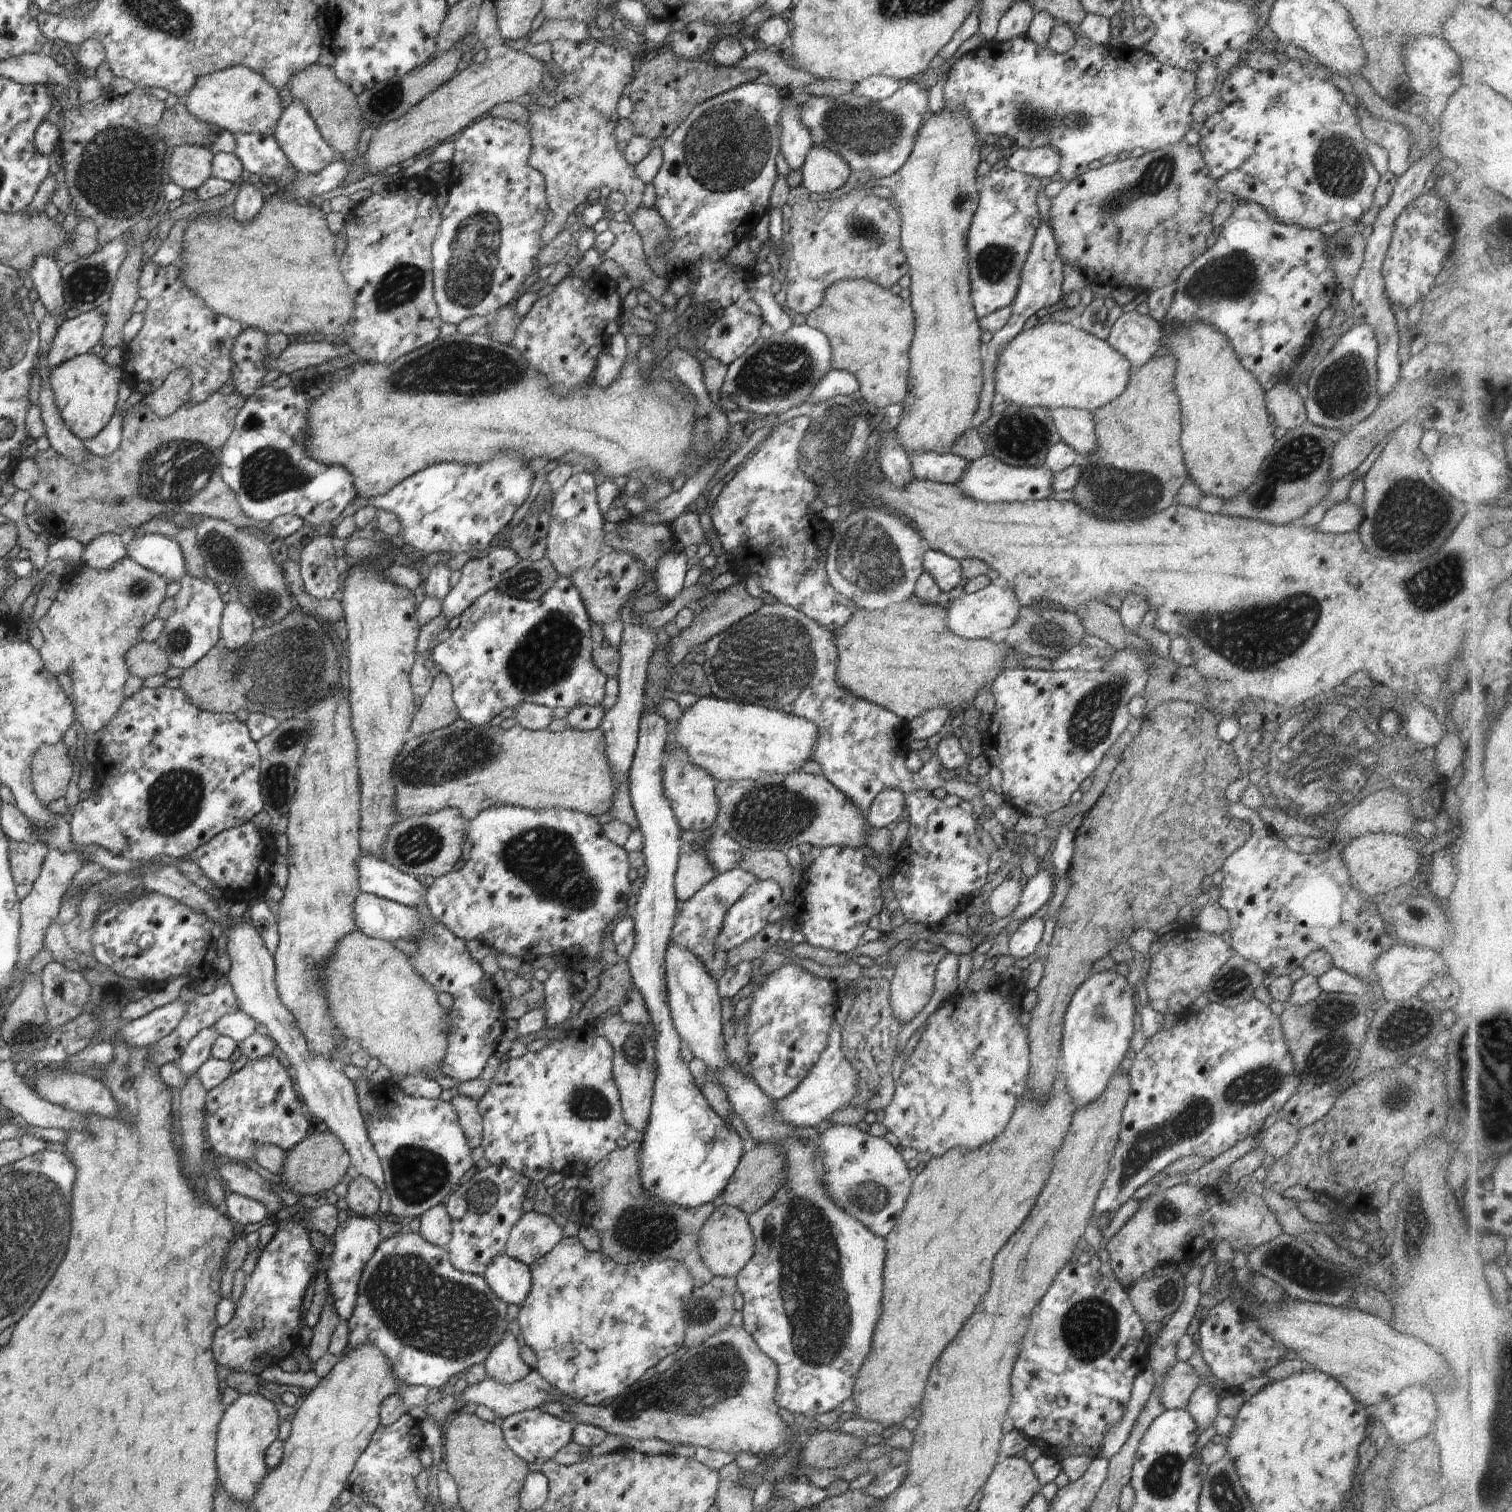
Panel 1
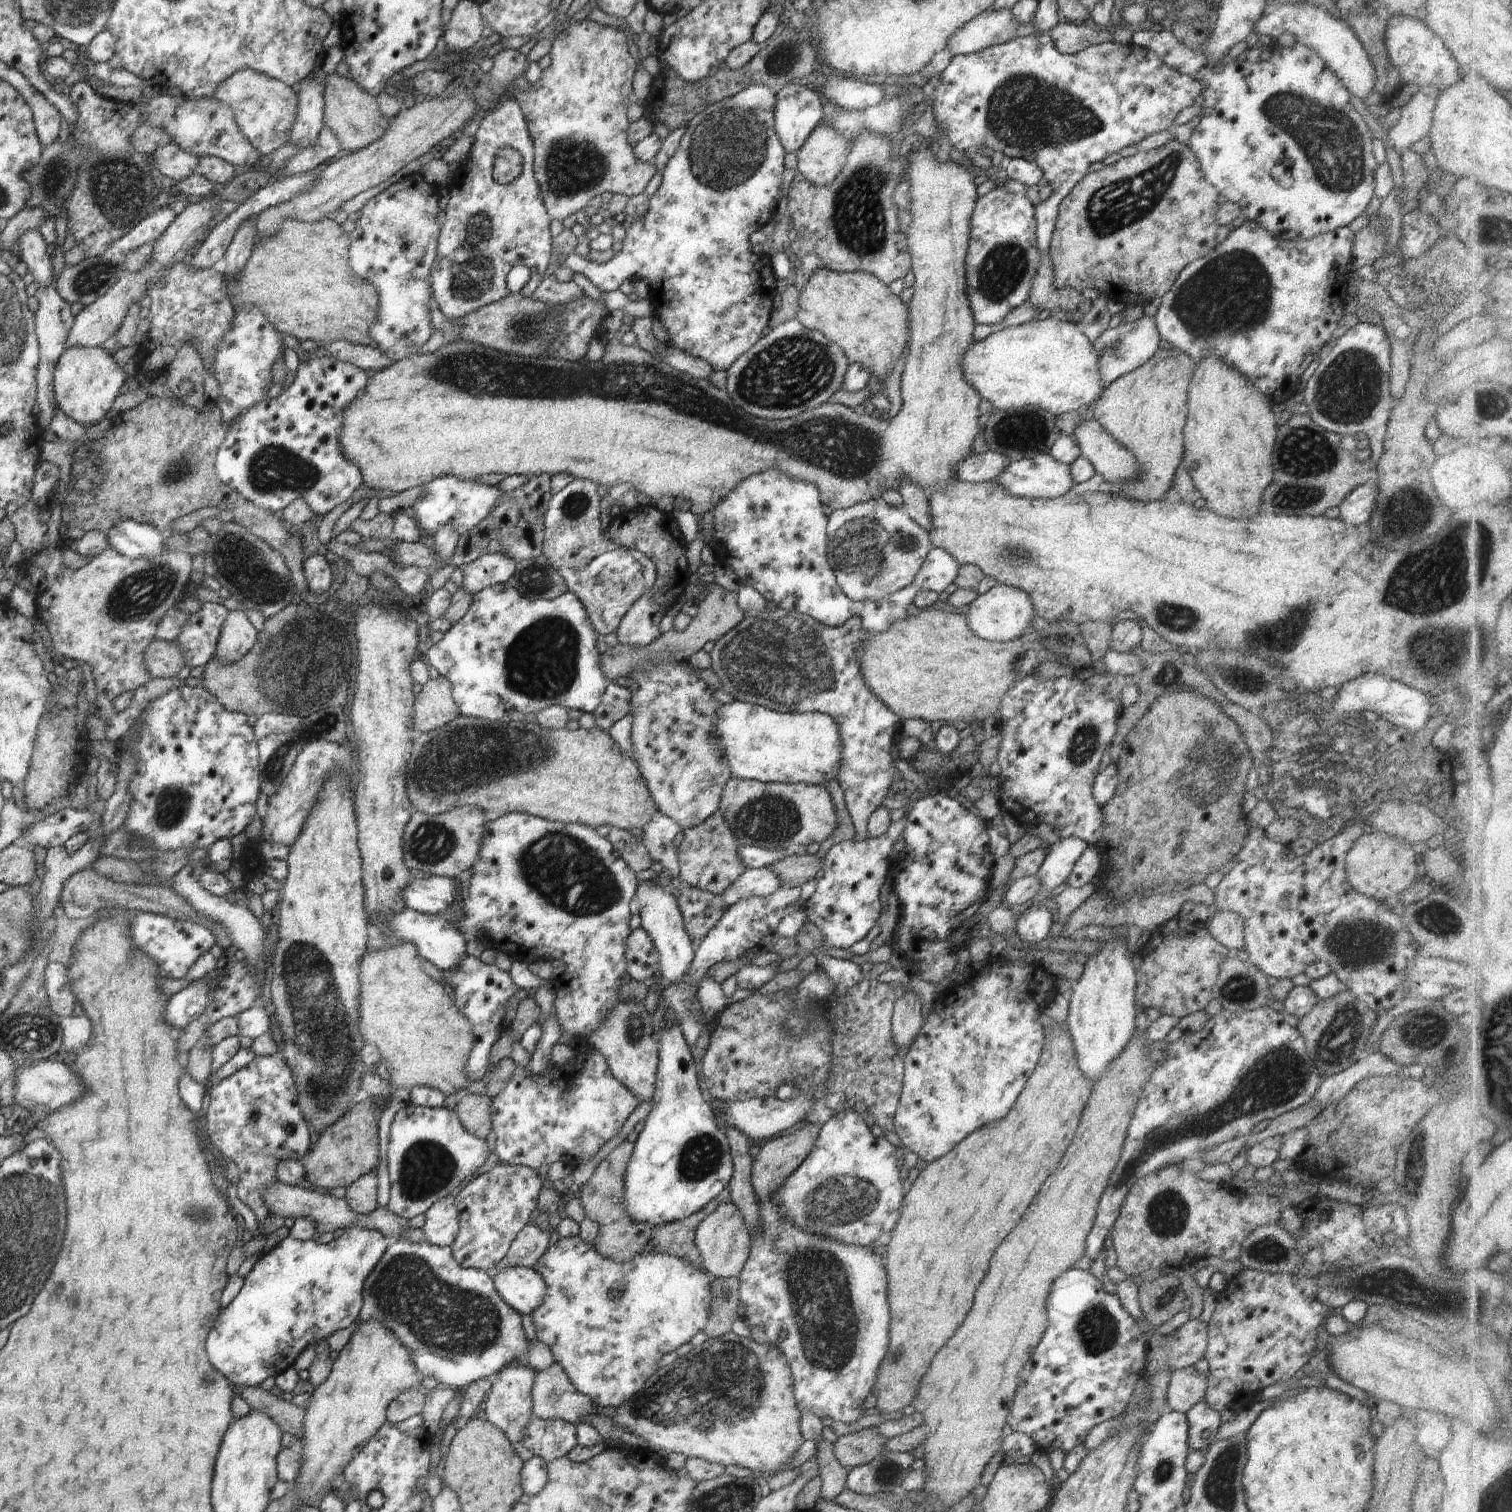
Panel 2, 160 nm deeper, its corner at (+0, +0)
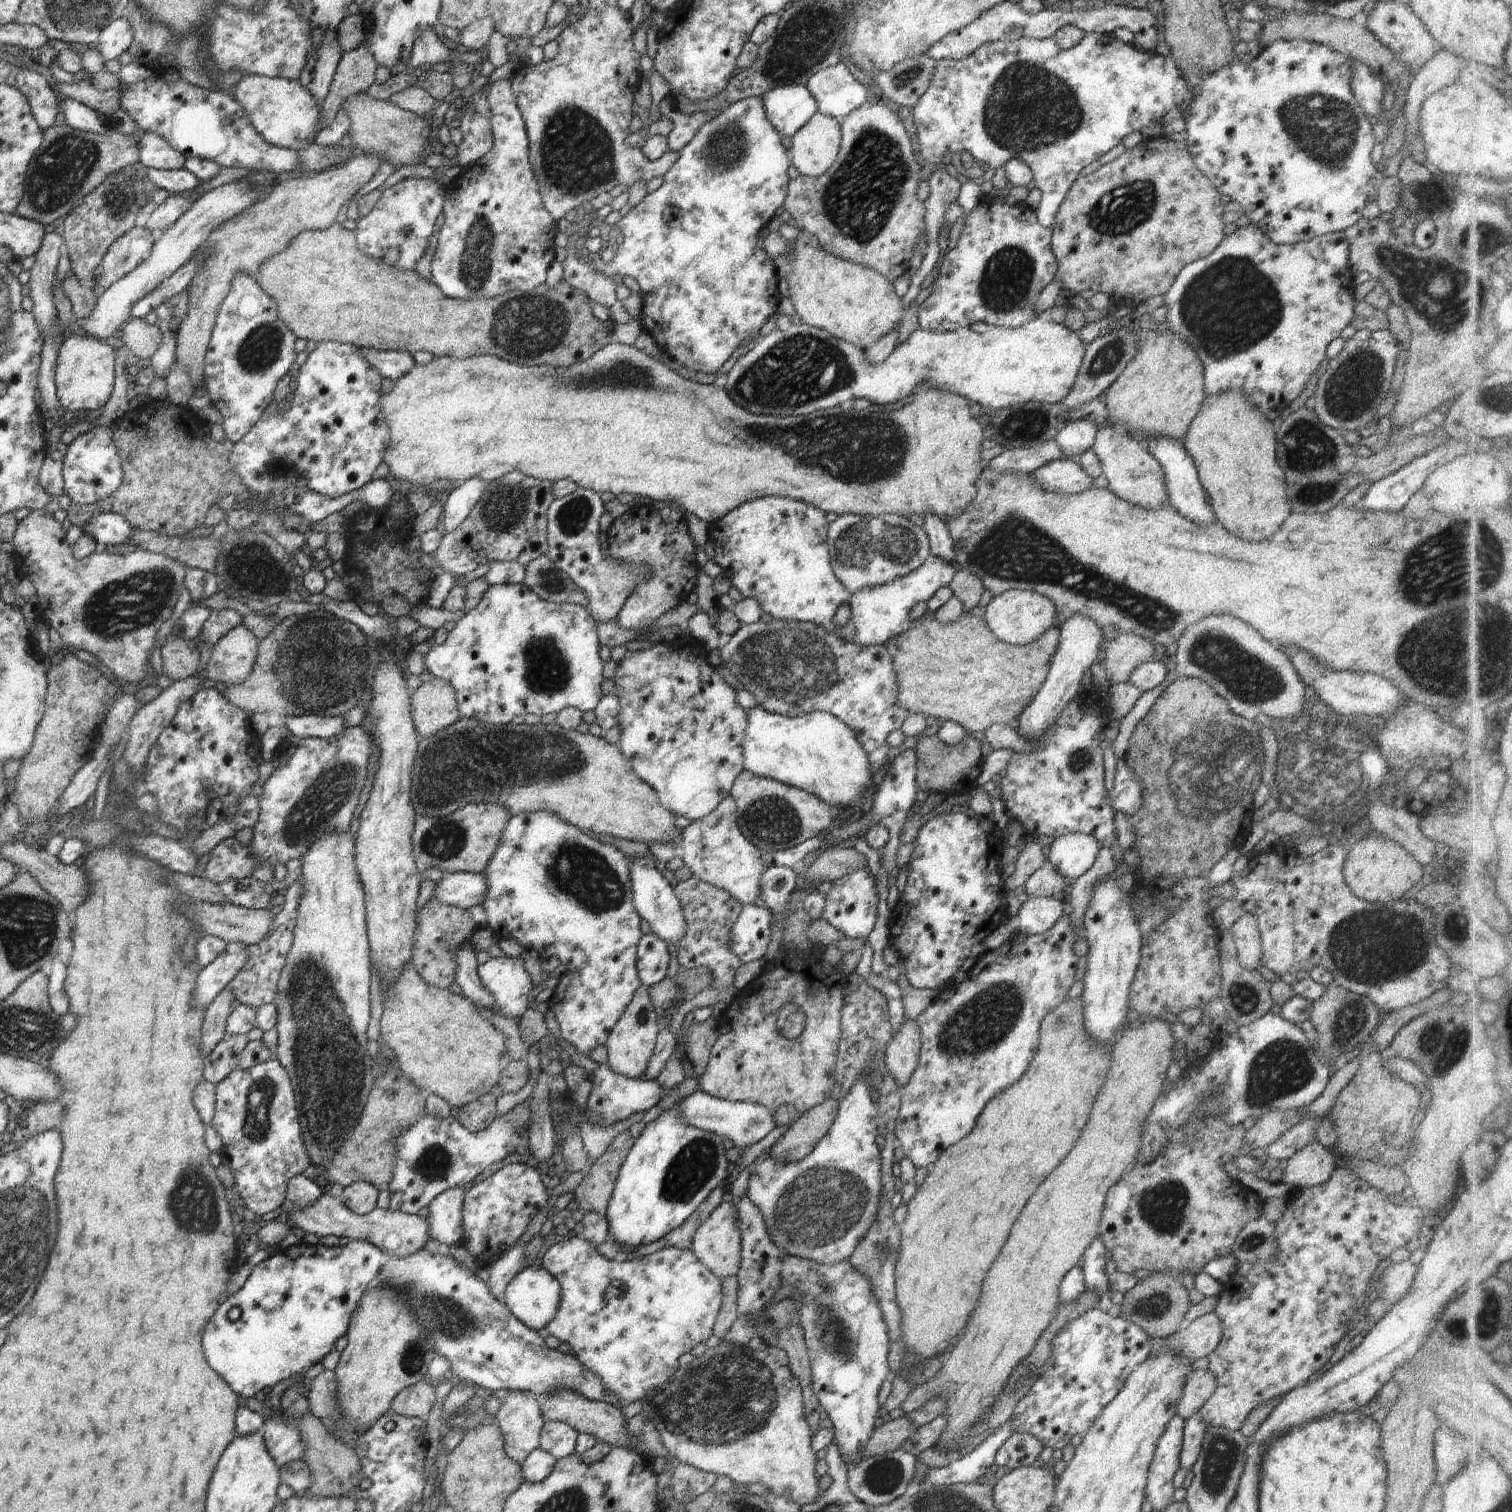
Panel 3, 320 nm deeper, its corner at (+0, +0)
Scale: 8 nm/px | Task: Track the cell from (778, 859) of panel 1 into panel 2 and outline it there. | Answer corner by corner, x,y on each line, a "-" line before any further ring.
793,853
769,868
779,876
783,886
800,887
815,878
822,865
823,858
818,858
816,855
799,856

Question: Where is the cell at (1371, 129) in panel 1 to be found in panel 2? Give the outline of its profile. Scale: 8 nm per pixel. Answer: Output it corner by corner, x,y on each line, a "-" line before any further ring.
1436,85
1421,86
1411,100
1402,107
1397,125
1388,130
1388,146
1395,148
1400,155
1420,138
1429,136
1433,110
1439,91

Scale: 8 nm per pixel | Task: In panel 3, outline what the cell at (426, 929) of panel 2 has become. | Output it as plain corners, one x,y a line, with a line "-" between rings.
460,947
455,955
457,960
457,971
455,981
460,985
462,994
478,1006
484,1006
497,1013
499,1008
493,996
483,987
482,981
477,973
477,958
472,948

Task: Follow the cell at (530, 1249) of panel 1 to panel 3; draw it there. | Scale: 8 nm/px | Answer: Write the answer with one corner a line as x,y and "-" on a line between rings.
517,1245
513,1250
506,1250
501,1257
488,1266
490,1272
489,1286
491,1295
505,1302
505,1290
512,1279
522,1270
524,1264
524,1248
526,1245

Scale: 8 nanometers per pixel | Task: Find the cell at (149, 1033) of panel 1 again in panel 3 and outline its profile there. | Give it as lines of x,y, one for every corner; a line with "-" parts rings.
230,943
208,966
202,968
195,982
193,1003
198,1008
208,1008
214,997
229,986
237,972
247,961
247,946

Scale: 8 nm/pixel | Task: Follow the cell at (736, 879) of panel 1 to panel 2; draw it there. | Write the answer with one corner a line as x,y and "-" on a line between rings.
770,868
748,869
721,895
728,908
740,899
767,897
782,887
779,876

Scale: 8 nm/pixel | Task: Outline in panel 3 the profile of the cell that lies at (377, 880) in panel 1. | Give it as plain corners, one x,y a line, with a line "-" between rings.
451,873
441,879
434,895
442,904
466,909
486,900
487,876
484,873

